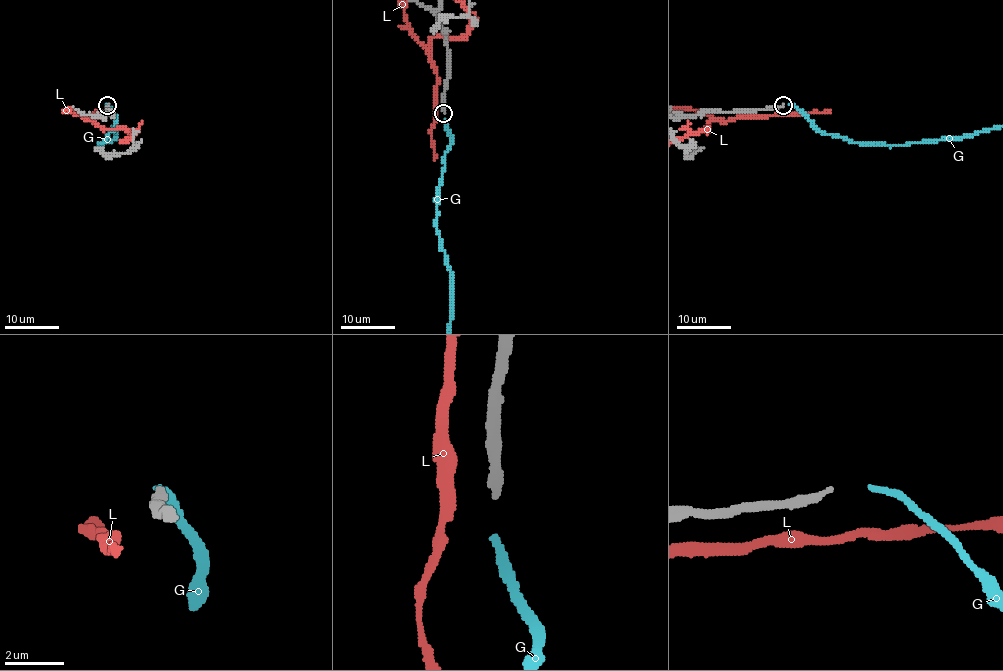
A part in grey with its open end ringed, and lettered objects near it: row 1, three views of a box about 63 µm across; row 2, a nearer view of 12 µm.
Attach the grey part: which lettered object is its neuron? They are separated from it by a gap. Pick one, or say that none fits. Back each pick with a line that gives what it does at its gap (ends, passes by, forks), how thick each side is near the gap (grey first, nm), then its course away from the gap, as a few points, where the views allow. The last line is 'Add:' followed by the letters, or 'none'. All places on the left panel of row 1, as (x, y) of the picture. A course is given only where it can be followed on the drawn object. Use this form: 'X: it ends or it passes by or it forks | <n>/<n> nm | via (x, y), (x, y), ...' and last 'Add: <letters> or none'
G: it ends | 280/220 nm
Add: G

